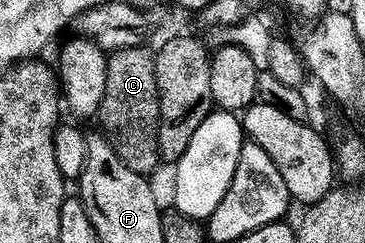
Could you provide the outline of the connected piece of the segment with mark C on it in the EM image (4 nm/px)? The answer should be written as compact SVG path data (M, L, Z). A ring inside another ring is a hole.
M150 45L113 50L107 56L105 96L101 96L97 122L103 125L102 137L121 156L133 172L151 176L161 166L157 128L159 127L159 93L155 50Z

